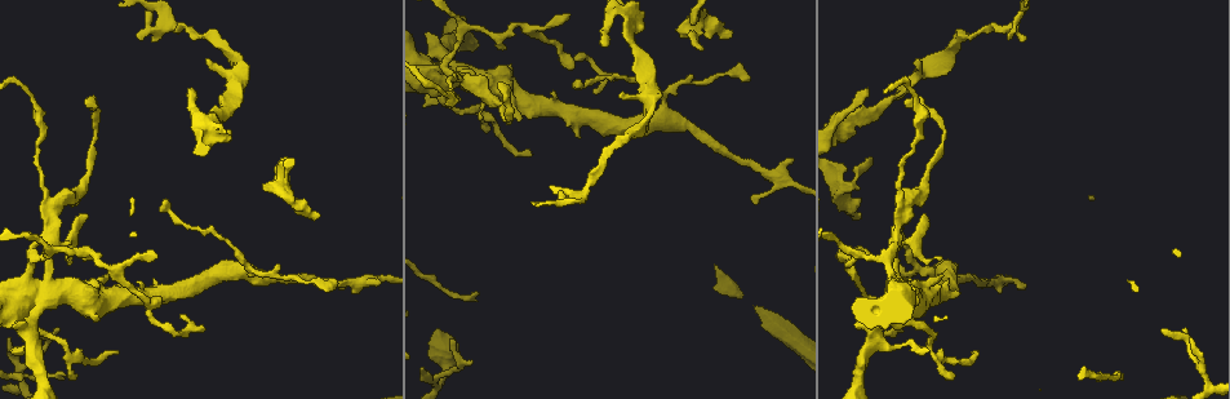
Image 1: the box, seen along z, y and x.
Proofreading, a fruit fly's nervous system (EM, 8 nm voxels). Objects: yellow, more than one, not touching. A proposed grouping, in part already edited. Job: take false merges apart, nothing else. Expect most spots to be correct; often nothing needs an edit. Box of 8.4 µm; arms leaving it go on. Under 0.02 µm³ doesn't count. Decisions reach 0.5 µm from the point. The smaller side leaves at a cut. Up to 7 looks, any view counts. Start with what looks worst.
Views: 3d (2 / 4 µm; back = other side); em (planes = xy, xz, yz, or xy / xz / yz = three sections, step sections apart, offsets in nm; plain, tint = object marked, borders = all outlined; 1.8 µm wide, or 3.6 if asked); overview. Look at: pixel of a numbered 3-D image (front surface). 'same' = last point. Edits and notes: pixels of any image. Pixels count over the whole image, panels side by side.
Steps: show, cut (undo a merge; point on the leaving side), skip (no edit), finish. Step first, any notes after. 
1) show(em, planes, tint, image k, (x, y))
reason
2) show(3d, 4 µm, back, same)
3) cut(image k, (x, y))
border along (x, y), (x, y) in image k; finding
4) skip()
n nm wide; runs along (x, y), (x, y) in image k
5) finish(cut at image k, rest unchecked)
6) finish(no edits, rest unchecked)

show(3d, 4 µm, image 1, (39, 291))
thin neck

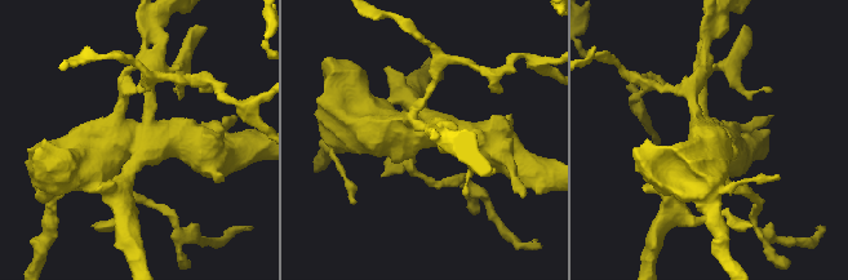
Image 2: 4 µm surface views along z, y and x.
show(em, 3.6 µm, planes, plain, image 2, (135, 139))
shape alone is not enough

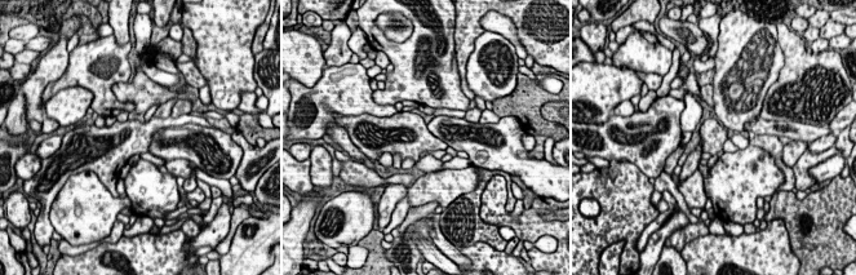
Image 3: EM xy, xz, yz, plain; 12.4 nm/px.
show(em, 3.6 µm, planes, tint, same)

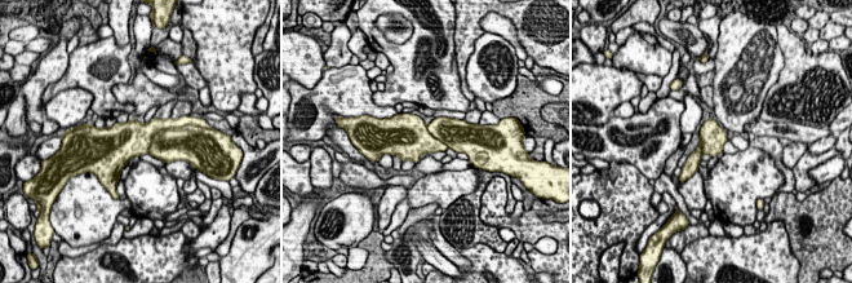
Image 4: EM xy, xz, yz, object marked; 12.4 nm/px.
cut(image 4, (138, 136))
border along (180, 127), (159, 131), (147, 153) in image 4; two cells meet here

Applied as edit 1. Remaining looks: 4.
show(em, planes, tint, image 1, (284, 193))

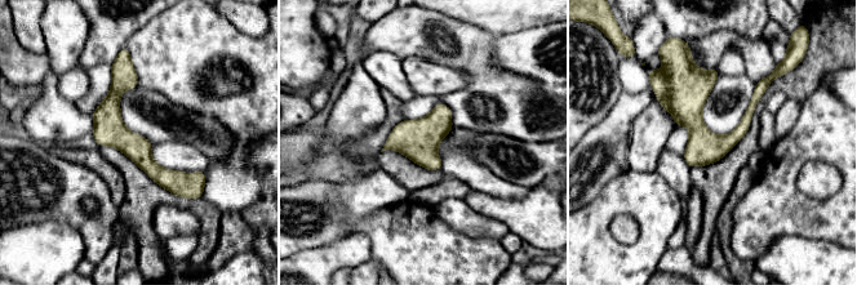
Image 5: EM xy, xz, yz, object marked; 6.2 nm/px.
skip()
runs along (128, 65), (112, 128), (190, 195) in image 5; continuous, no second cell

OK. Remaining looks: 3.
finish(cut at image 4, rest unchecked)

